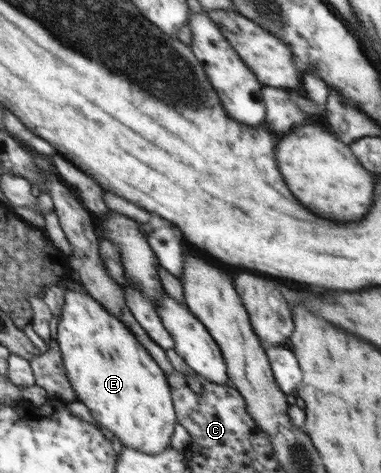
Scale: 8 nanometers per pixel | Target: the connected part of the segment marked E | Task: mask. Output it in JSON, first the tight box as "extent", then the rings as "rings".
{"extent":[57,291,176,454],"rings":[[[67,291],[58,319],[57,339],[66,376],[93,418],[110,430],[127,448],[145,454],[159,454],[171,444],[176,424],[171,387],[156,360],[149,356],[141,340],[109,313],[92,294]]]}

